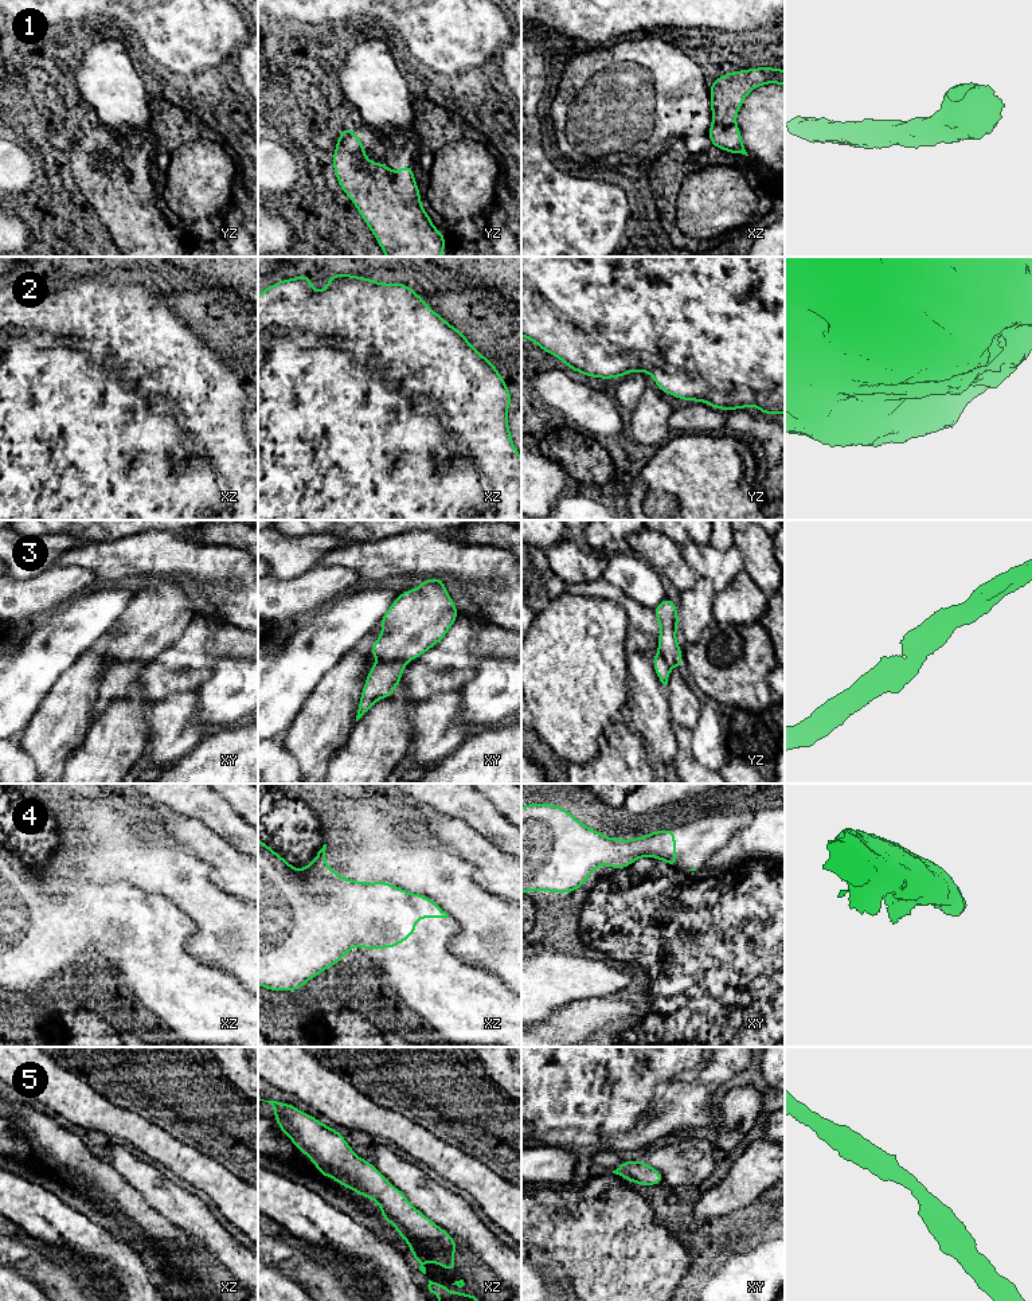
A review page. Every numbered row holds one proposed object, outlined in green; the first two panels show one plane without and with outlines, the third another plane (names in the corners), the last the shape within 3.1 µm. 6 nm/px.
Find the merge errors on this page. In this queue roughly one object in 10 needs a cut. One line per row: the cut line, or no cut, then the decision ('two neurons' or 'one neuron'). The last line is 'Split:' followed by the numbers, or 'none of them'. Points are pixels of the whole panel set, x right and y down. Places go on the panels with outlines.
1: no cut | one neuron
2: no cut | one neuron
3: no cut | one neuron
4: no cut | one neuron
5: no cut | one neuron
Split: none of them

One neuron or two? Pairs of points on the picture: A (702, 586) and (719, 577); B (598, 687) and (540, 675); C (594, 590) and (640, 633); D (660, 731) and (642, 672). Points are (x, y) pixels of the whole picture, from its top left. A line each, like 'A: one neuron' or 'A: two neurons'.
A: two neurons
B: one neuron
C: one neuron
D: one neuron

